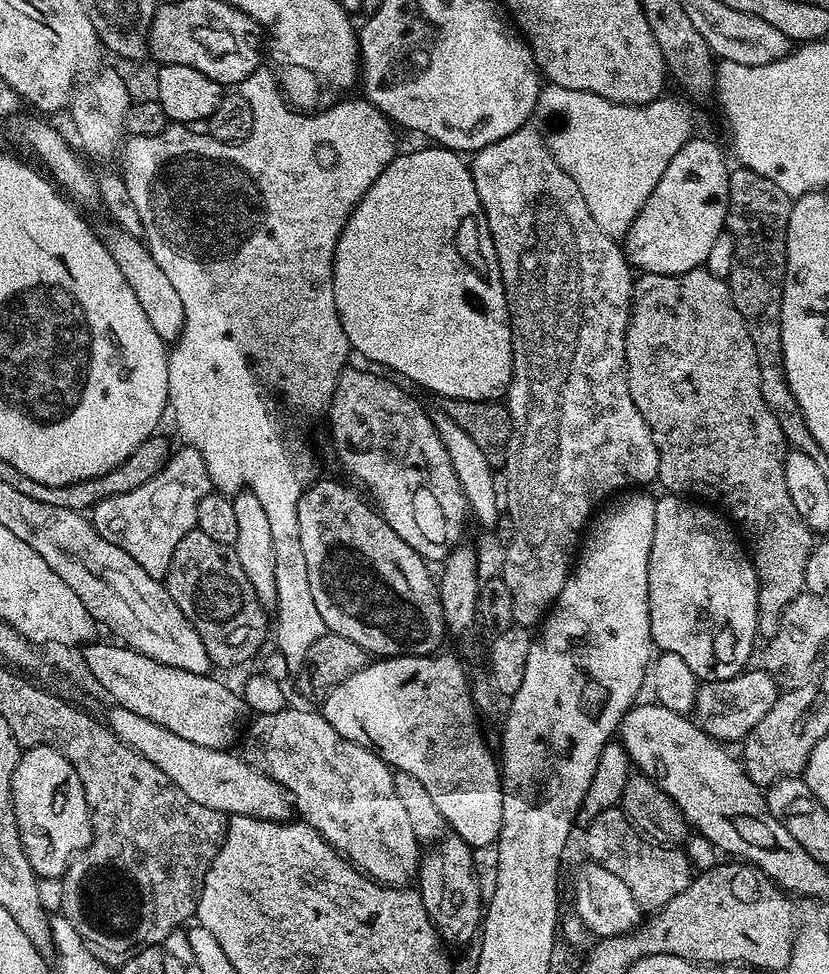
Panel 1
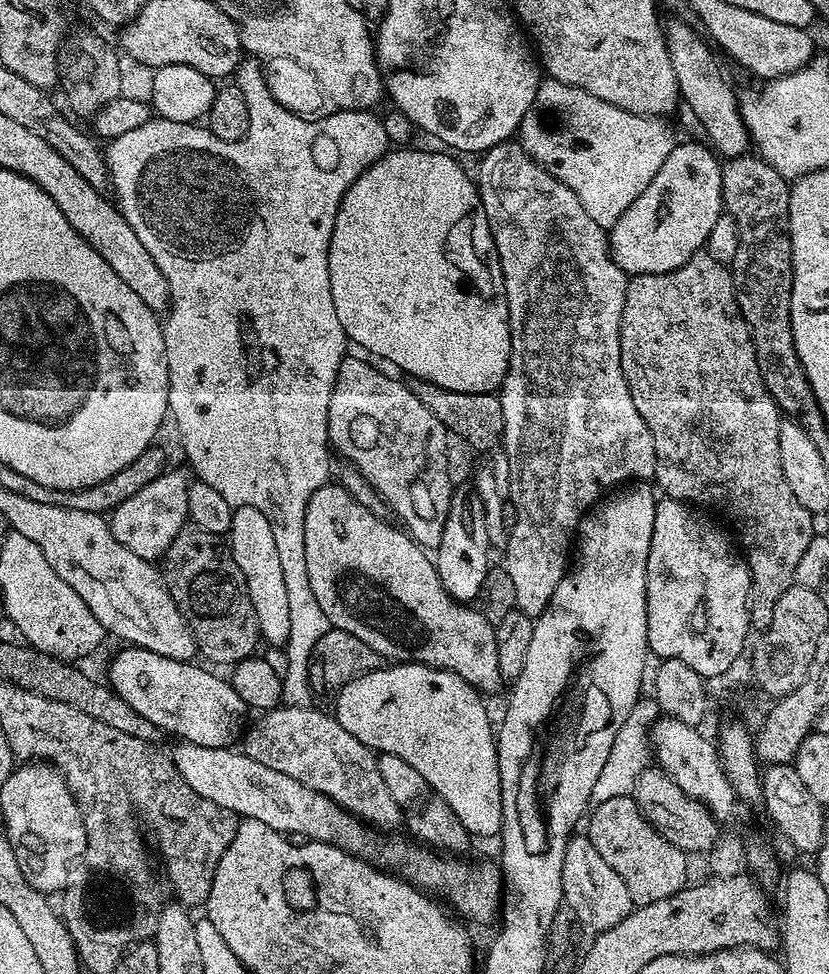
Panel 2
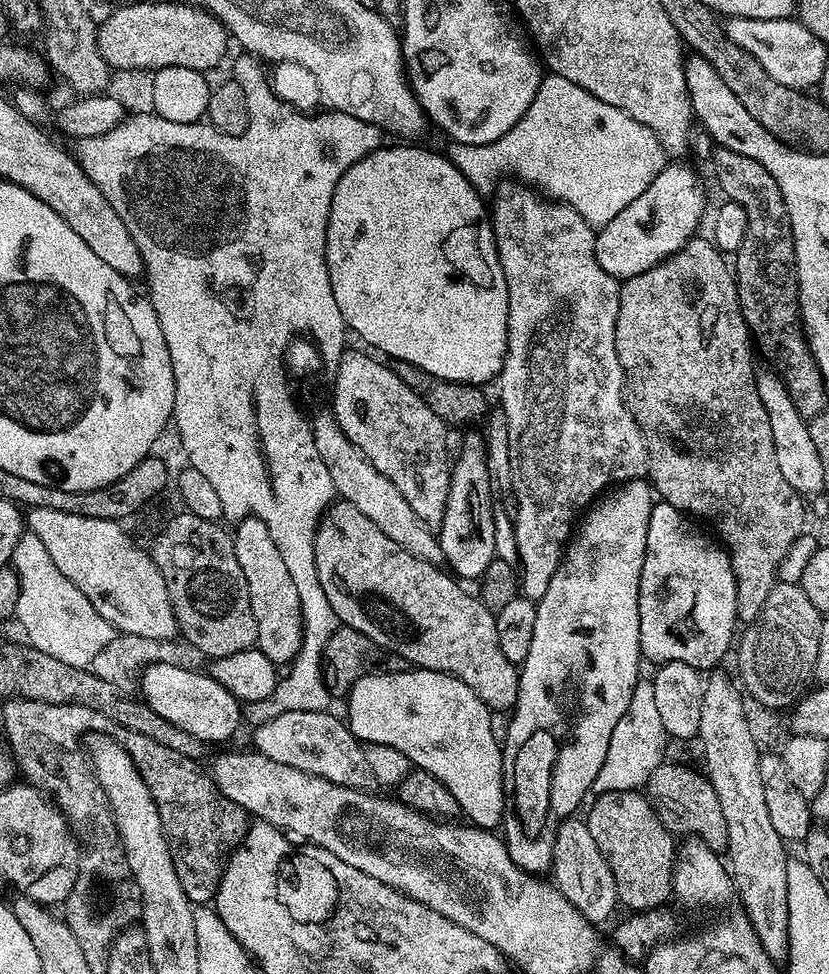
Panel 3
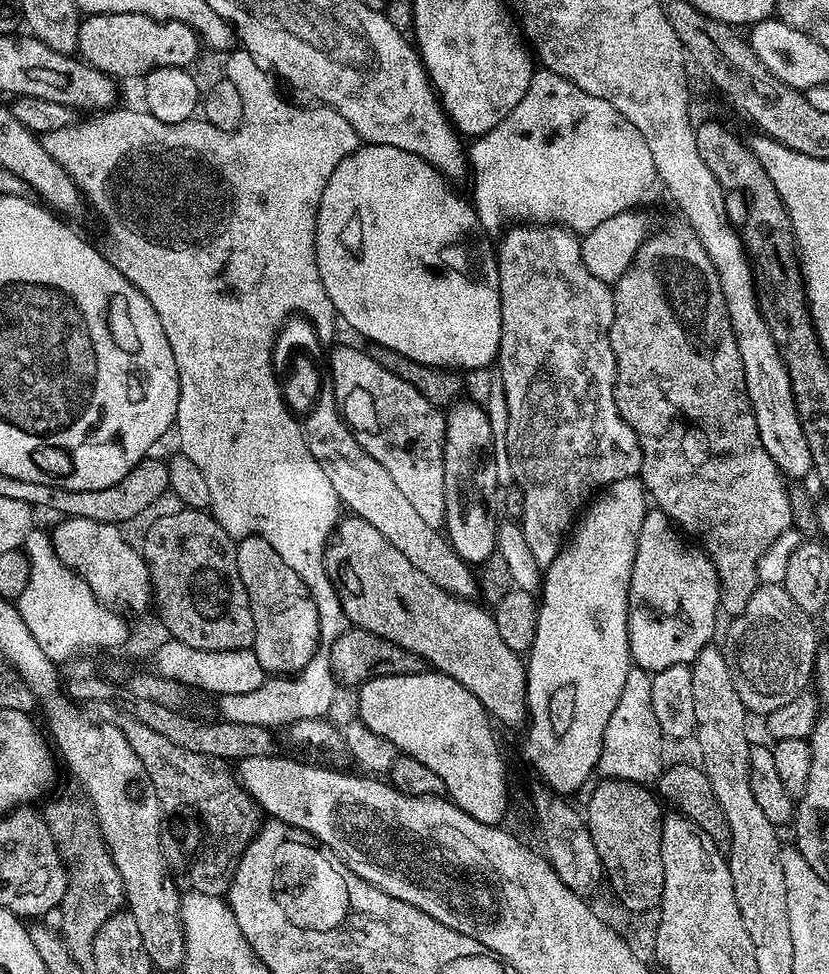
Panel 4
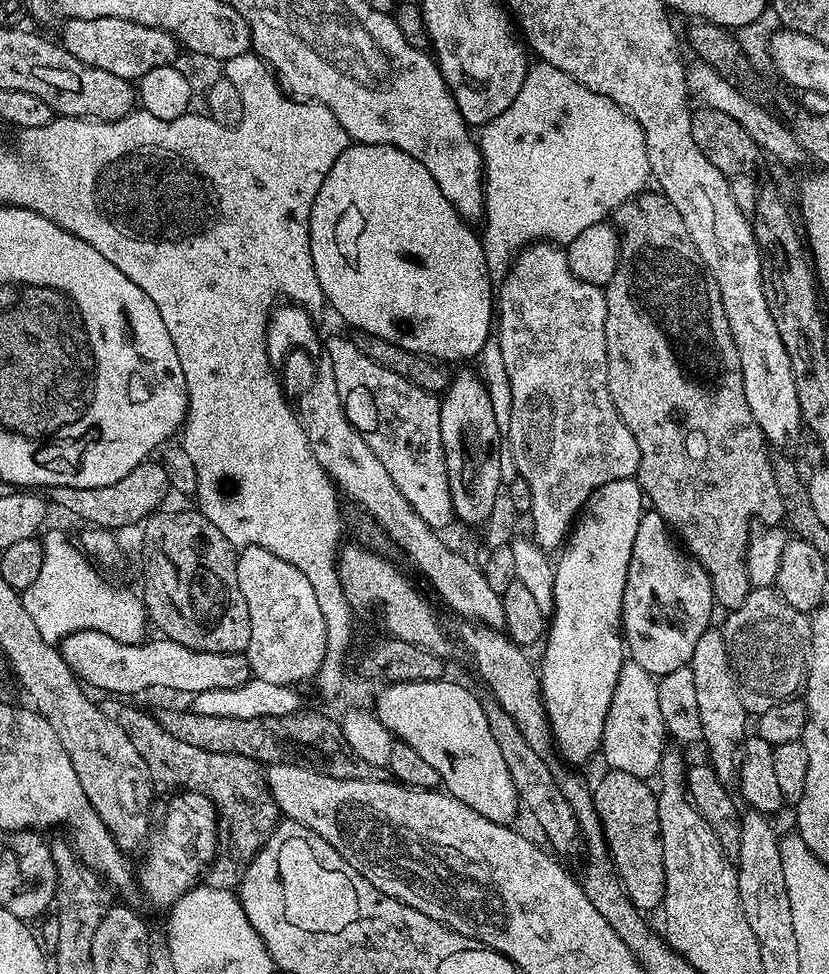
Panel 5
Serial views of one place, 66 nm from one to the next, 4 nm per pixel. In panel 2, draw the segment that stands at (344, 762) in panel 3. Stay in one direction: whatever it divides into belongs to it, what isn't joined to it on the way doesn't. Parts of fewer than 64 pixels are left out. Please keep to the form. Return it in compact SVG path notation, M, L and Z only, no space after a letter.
M284 704L261 713L261 717L247 727L242 751L262 766L281 771L315 792L326 794L369 825L398 823L402 808L394 802L379 773L375 752L343 729L335 715L314 709L307 705Z

